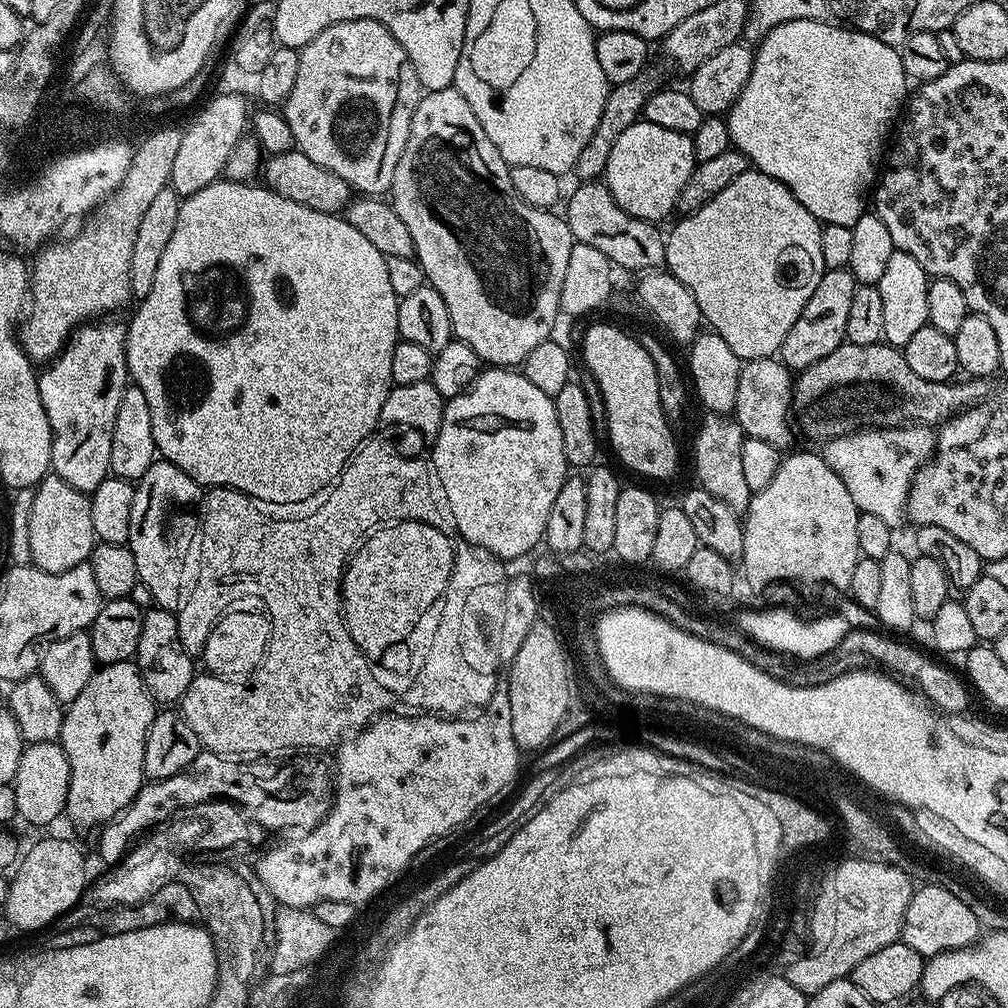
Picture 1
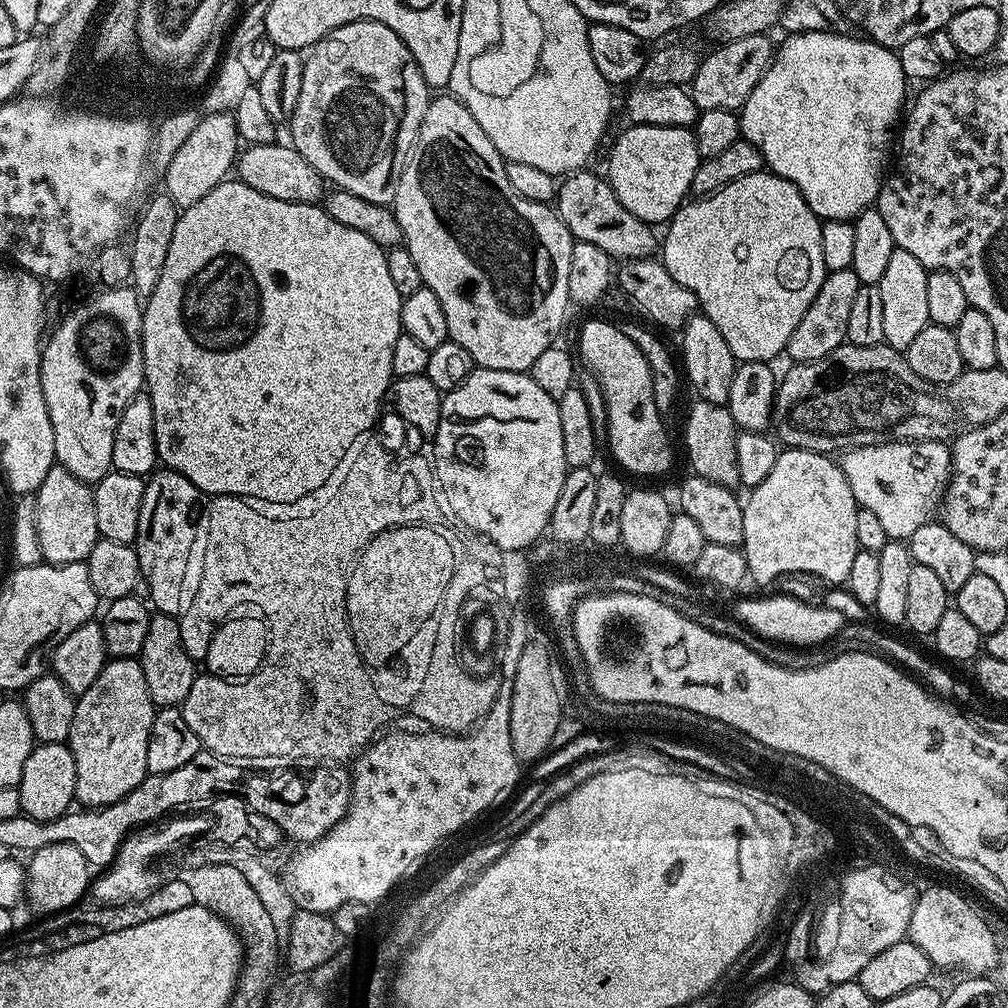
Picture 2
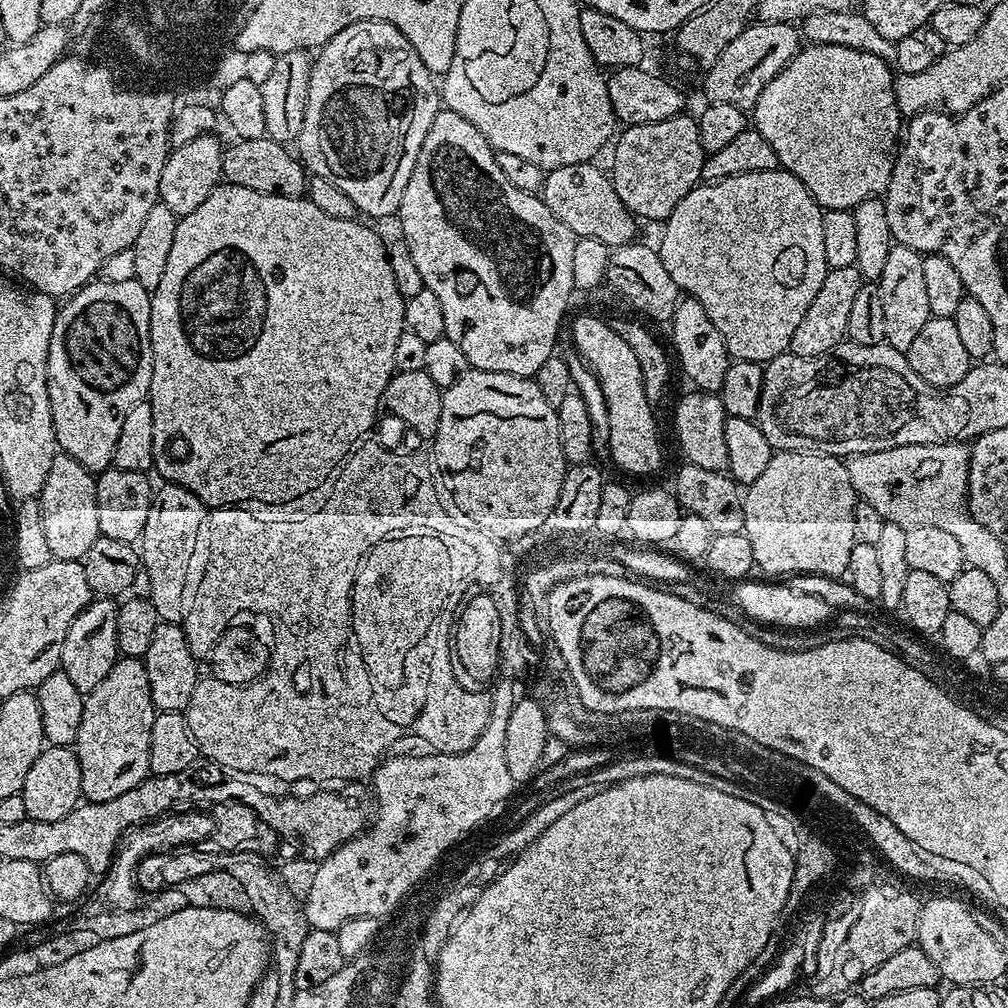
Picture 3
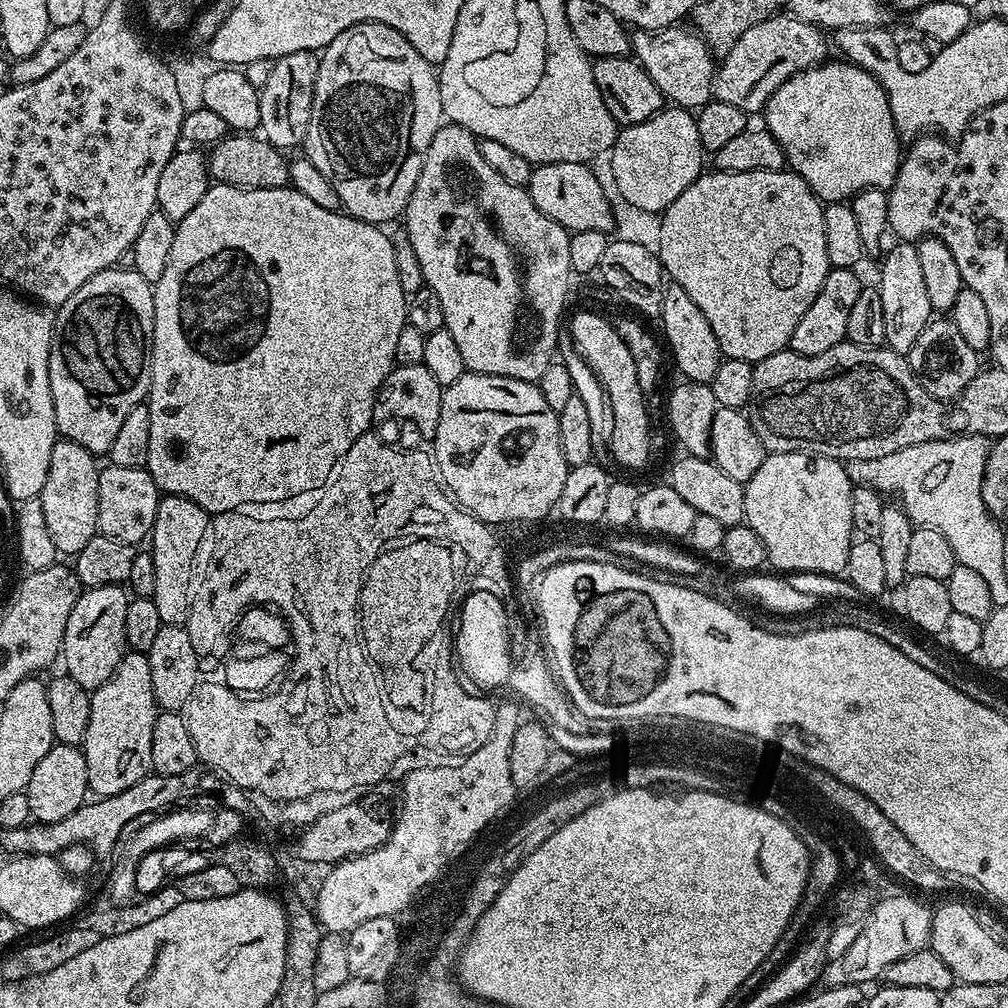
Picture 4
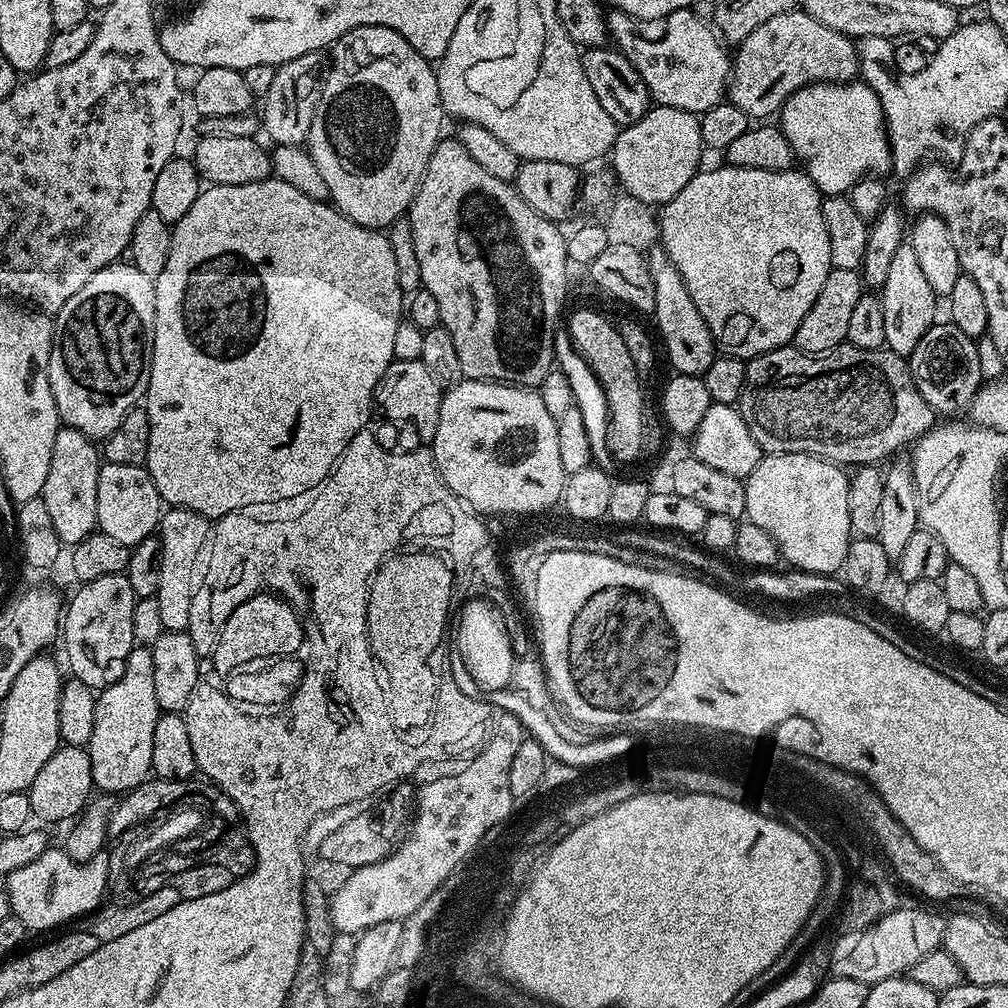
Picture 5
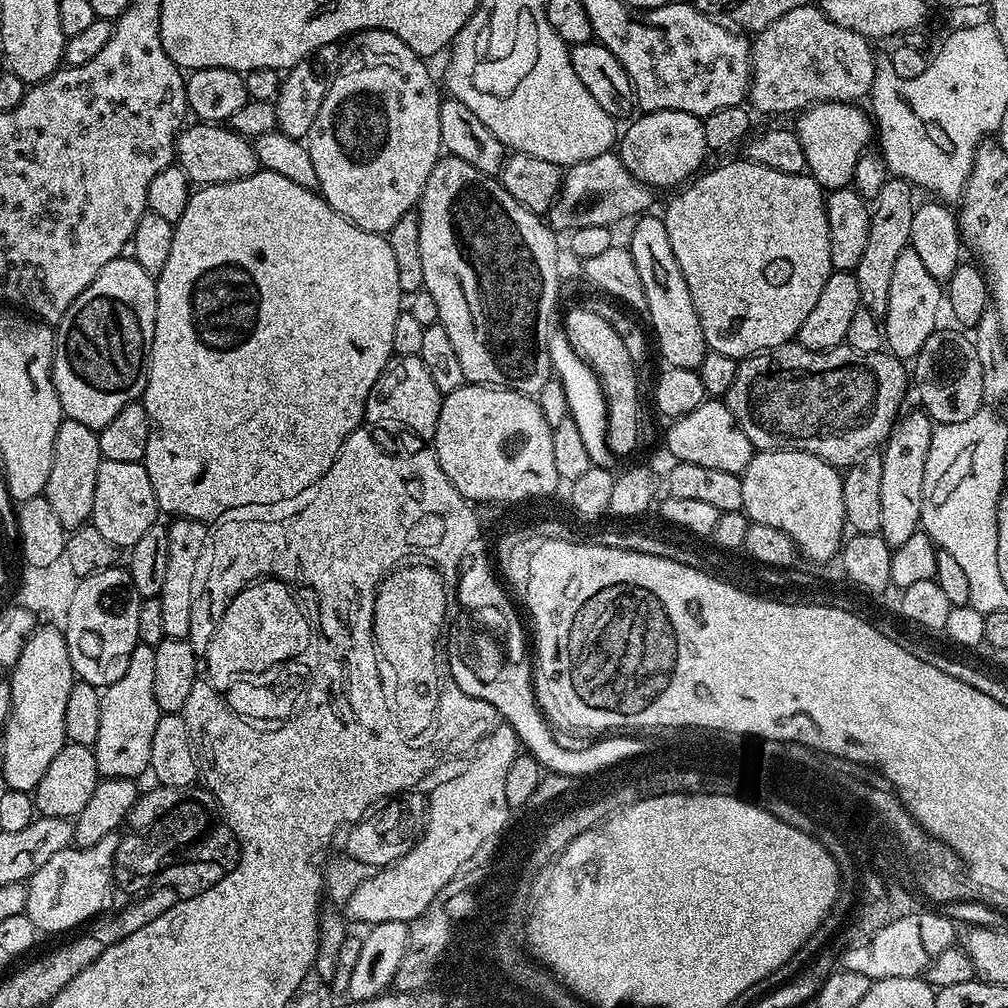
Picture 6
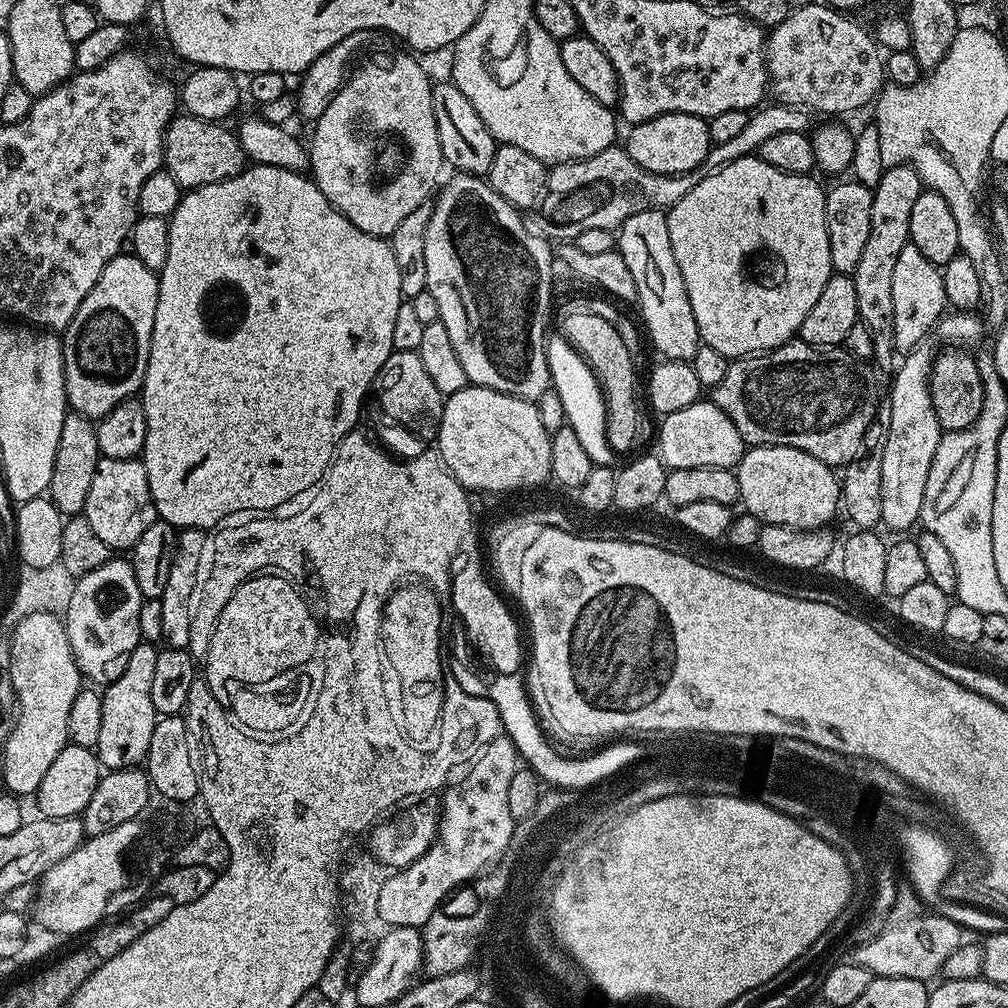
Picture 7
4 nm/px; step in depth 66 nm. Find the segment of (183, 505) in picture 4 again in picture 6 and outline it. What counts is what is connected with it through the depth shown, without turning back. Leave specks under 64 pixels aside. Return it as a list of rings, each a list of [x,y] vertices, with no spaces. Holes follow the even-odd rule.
[[[173,519],[167,525],[170,538],[170,554],[166,558],[166,578],[162,582],[162,590],[158,597],[162,606],[162,630],[170,640],[182,640],[194,628],[190,618],[193,596],[198,591],[196,571],[200,568],[200,559],[205,559],[206,545],[210,540],[210,528],[203,520]]]

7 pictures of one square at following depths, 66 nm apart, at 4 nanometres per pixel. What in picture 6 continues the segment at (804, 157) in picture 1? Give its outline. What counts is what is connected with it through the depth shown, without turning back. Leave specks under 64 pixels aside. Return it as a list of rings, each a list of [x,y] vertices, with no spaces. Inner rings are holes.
[[[833,102],[813,104],[803,109],[798,119],[794,131],[798,142],[802,142],[802,152],[806,154],[807,171],[825,190],[849,187],[860,157],[869,151],[868,143],[874,140],[874,124],[869,113],[852,102]]]

